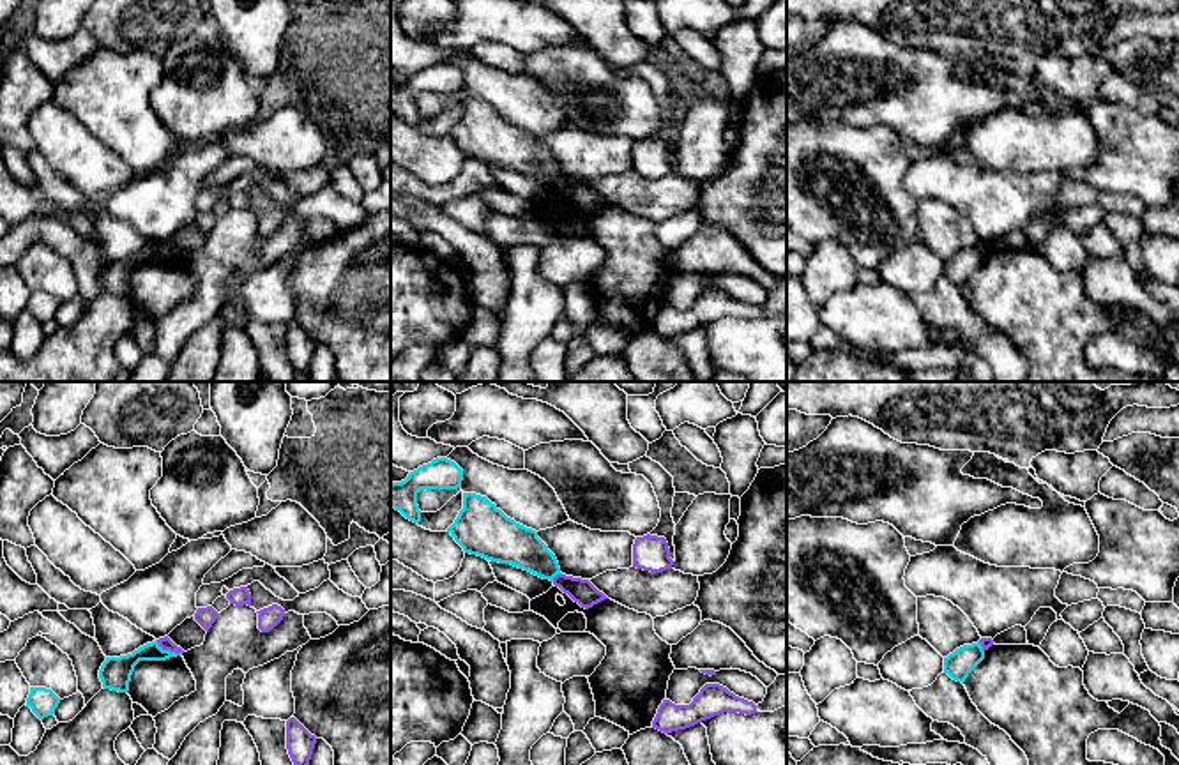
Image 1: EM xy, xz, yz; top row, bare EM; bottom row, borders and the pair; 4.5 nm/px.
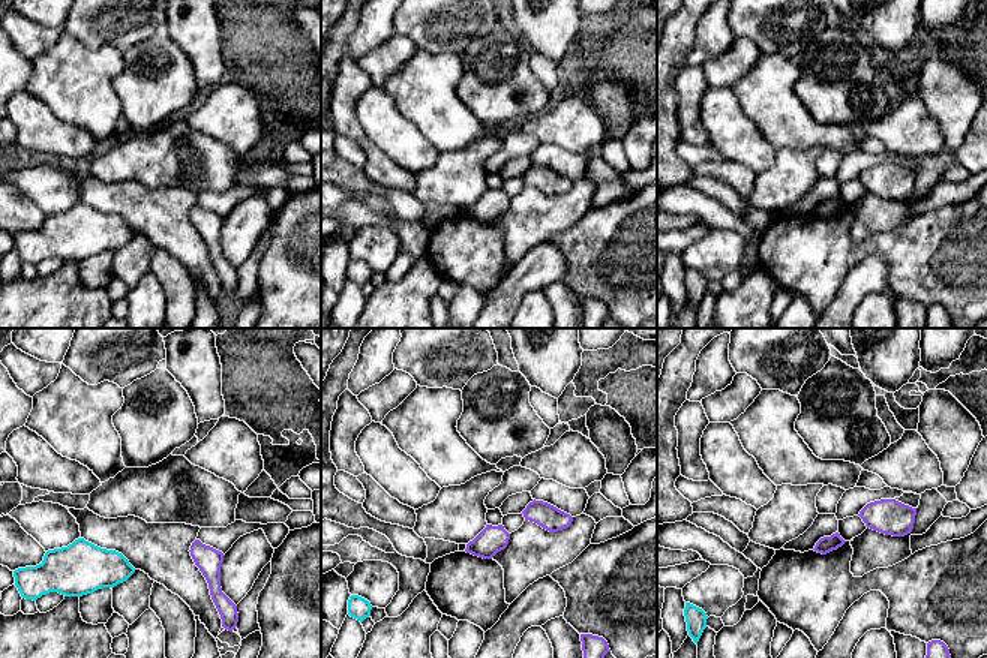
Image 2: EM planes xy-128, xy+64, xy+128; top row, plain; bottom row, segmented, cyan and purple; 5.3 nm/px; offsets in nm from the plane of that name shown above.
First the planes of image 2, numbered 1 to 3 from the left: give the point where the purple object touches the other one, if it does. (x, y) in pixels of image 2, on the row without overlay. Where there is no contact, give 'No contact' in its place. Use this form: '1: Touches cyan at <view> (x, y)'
1: No contact
2: No contact
3: No contact

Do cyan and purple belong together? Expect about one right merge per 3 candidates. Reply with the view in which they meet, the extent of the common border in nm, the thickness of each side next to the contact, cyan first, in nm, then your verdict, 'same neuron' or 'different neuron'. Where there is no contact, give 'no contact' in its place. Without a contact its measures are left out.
contact in xy; length 130 nm; calibres 130 and 60 nm; different neuron

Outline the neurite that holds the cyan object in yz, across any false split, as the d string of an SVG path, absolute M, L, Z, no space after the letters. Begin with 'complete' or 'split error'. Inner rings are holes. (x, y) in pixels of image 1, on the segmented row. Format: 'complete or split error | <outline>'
complete | M981 643L963 645L944 657L944 673L956 682L965 682L969 673L985 659Z

